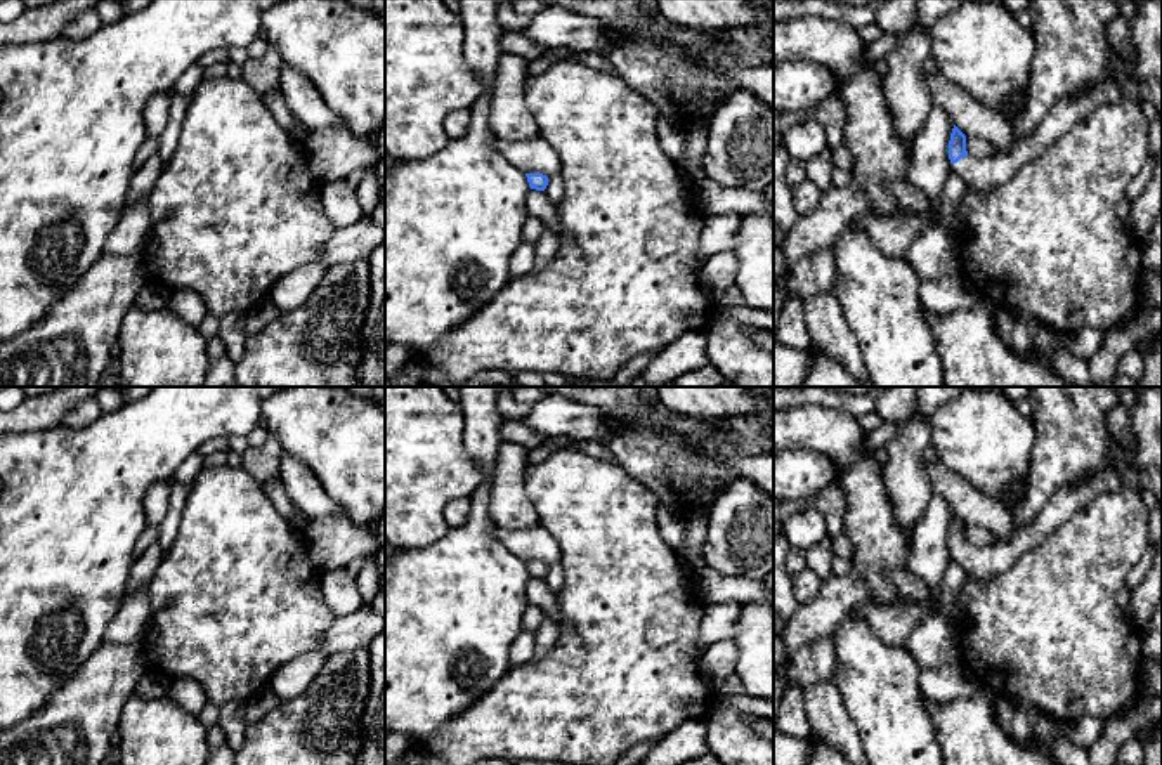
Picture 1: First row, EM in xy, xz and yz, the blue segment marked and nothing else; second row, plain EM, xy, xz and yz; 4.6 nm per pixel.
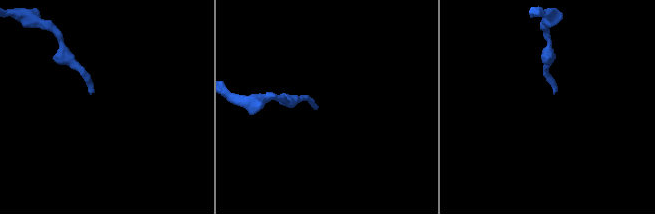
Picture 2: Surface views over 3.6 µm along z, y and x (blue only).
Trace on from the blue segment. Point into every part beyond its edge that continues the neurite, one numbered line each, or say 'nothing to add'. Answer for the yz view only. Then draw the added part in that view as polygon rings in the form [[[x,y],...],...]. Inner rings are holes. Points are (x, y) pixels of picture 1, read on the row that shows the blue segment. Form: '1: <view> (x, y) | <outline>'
1: yz (980, 174) | [[[1105,82],[1089,90],[1080,90],[1061,97],[1042,118],[1037,128],[1025,135],[1016,135],[1013,147],[1006,153],[996,153],[989,158],[963,156],[950,163],[950,170],[959,173],[966,187],[978,194],[987,194],[994,187],[1009,180],[1018,167],[1042,154],[1077,121],[1091,114],[1096,108],[1134,99],[1152,102],[1162,120],[1162,85],[1157,82]]]

